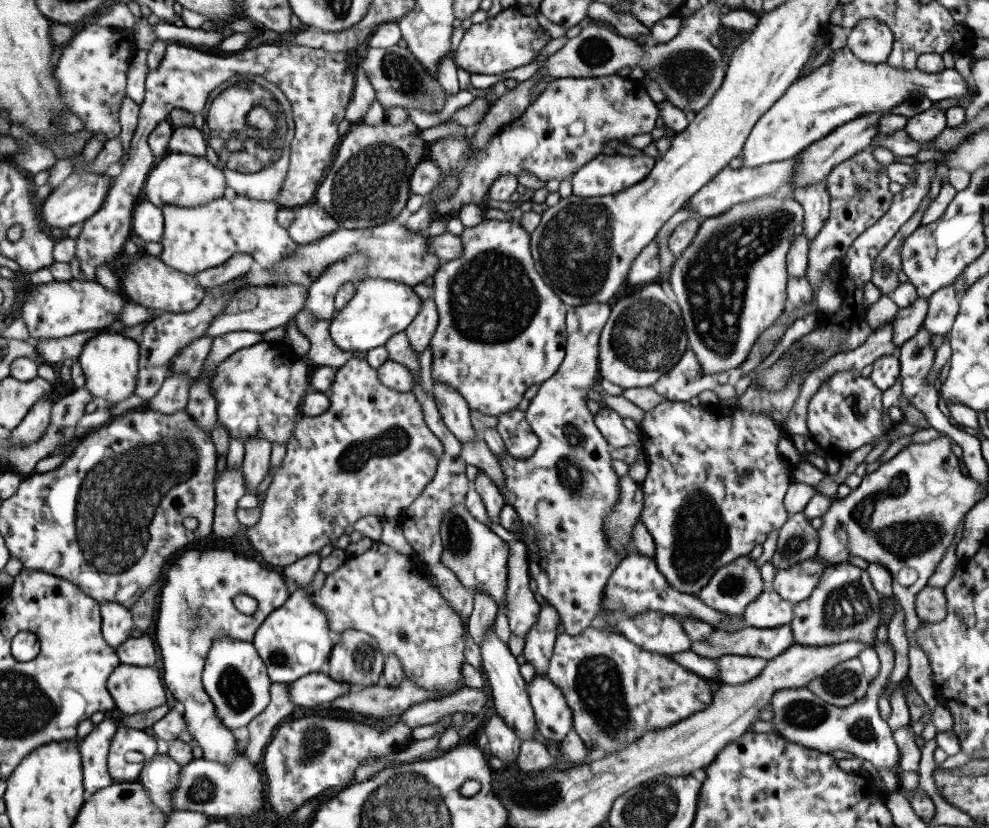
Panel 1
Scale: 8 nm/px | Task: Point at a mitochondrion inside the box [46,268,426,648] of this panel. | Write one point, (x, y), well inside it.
(112, 510)

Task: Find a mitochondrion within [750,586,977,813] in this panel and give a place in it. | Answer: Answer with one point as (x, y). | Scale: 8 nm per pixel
(800, 713)

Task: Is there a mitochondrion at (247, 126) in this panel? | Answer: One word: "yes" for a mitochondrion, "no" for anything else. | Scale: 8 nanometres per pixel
yes

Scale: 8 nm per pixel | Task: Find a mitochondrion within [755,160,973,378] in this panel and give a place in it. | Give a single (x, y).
(886, 266)

